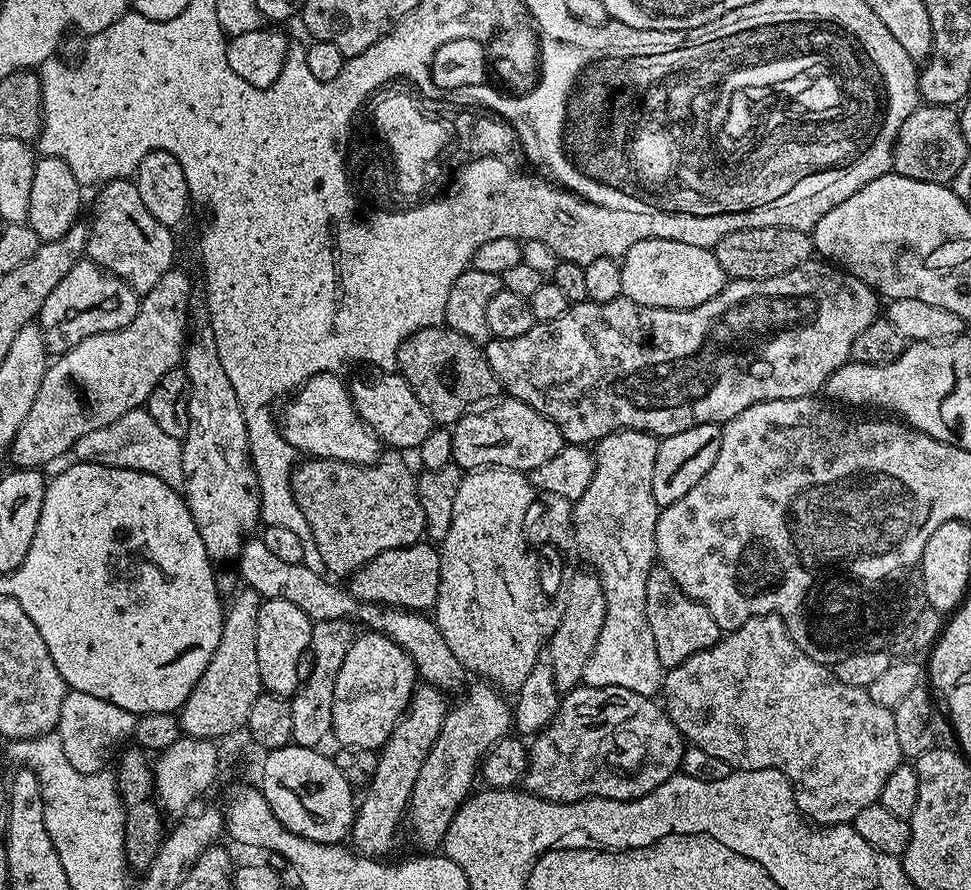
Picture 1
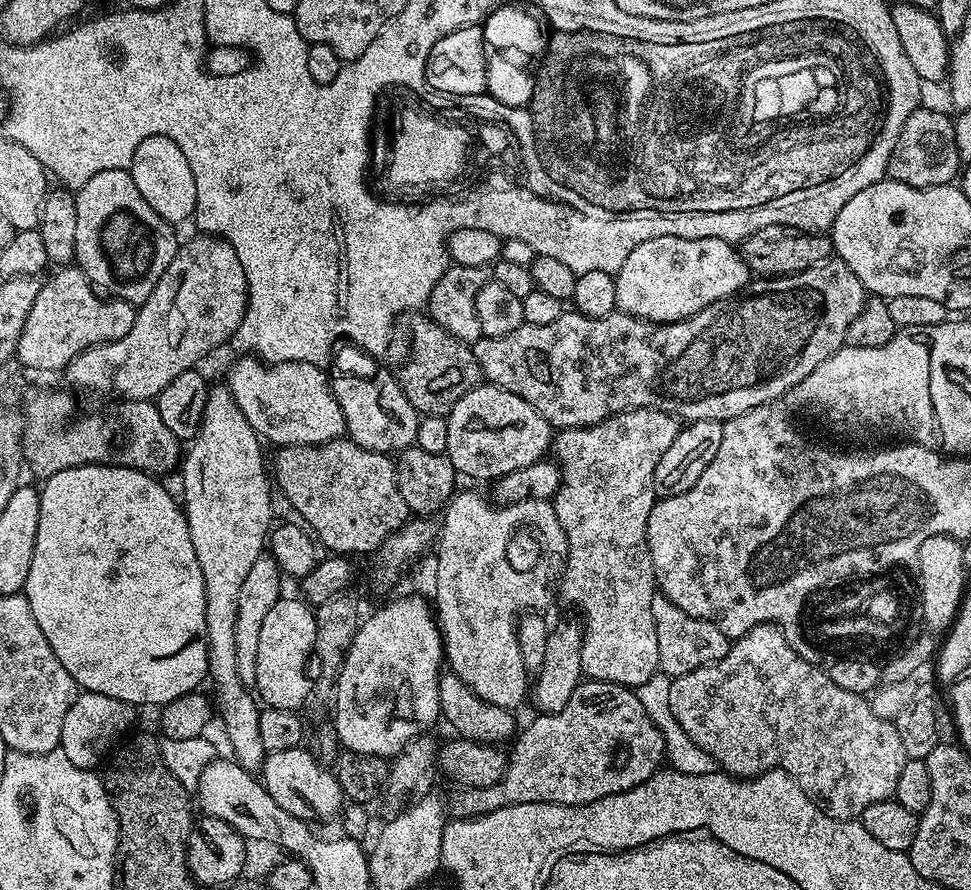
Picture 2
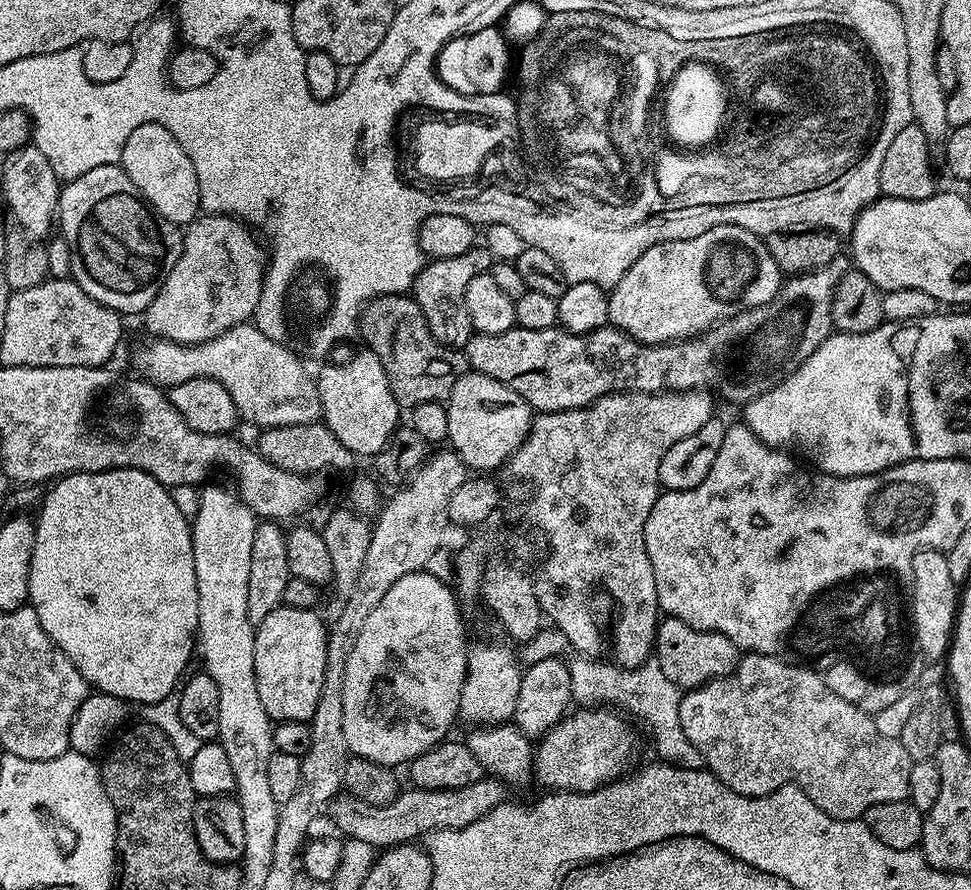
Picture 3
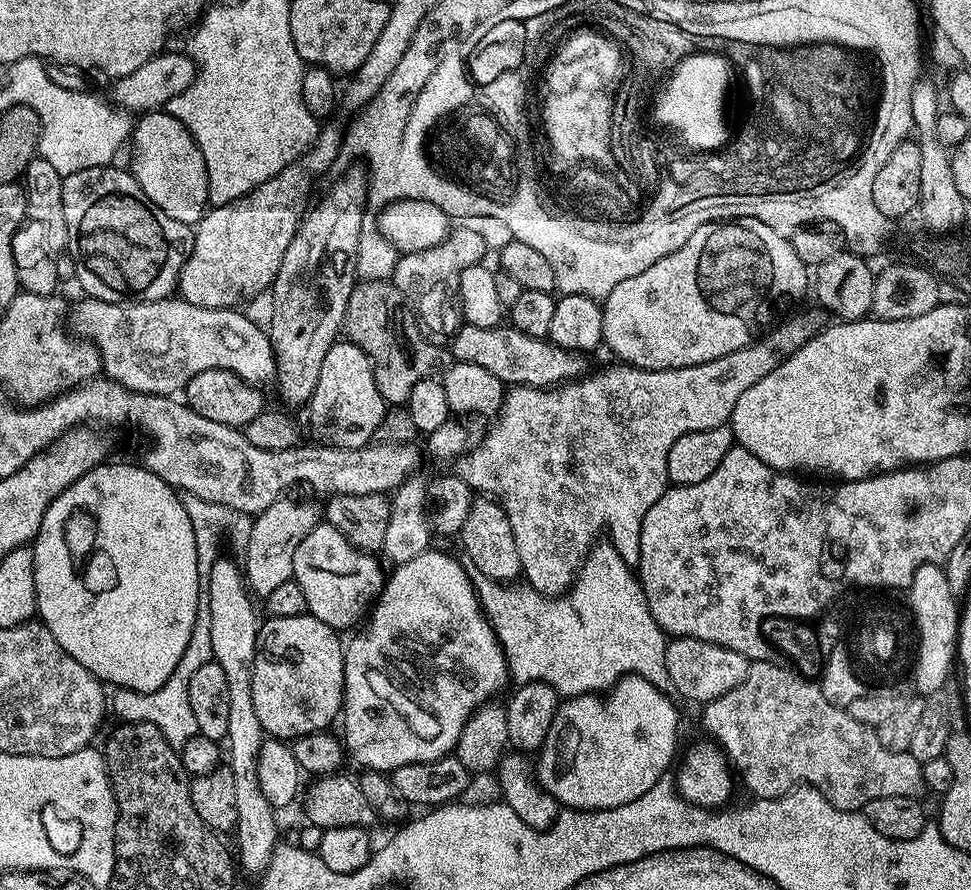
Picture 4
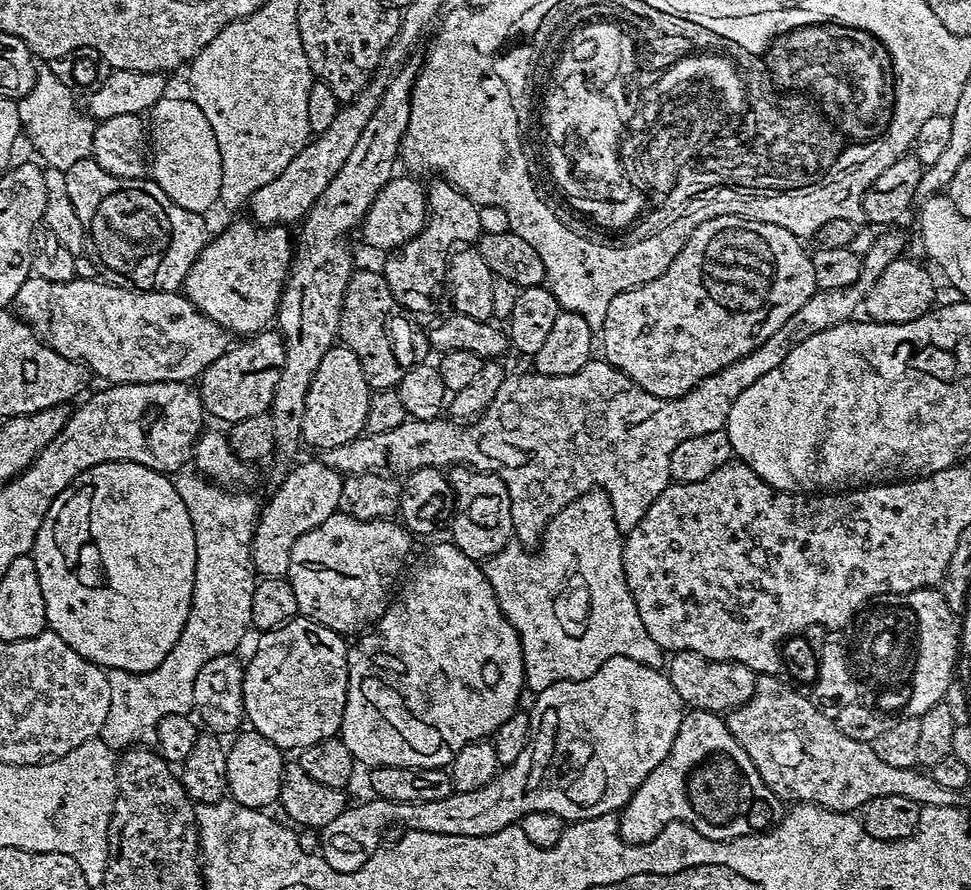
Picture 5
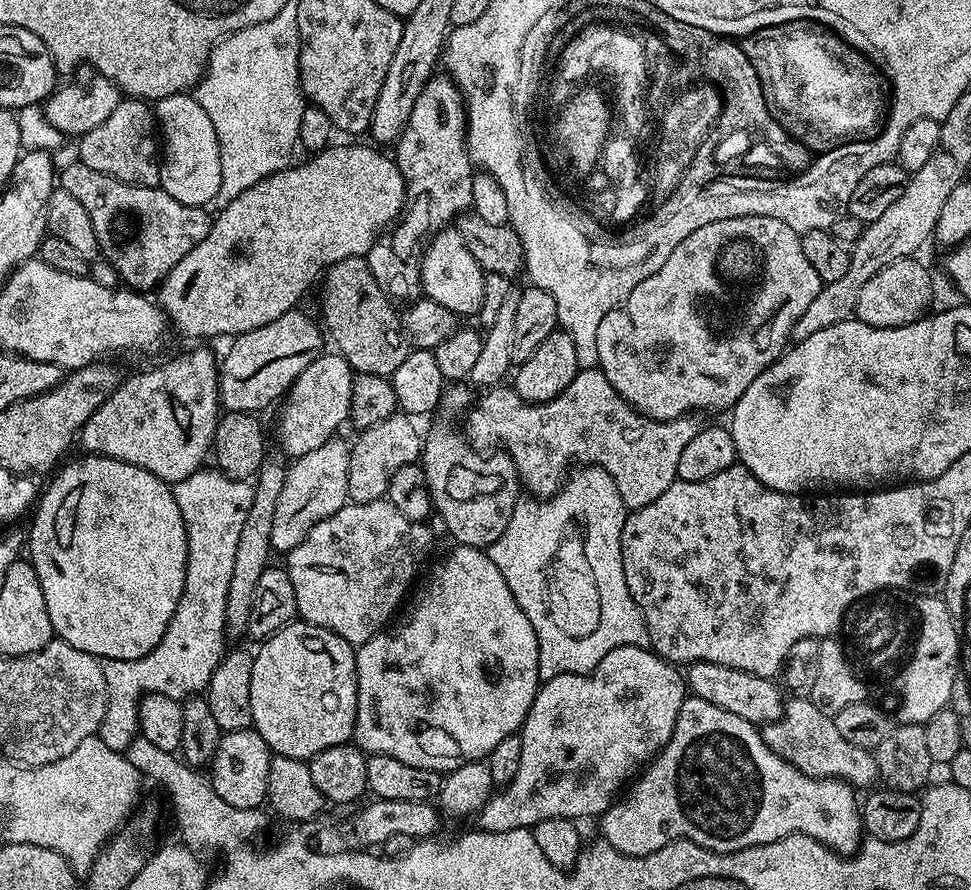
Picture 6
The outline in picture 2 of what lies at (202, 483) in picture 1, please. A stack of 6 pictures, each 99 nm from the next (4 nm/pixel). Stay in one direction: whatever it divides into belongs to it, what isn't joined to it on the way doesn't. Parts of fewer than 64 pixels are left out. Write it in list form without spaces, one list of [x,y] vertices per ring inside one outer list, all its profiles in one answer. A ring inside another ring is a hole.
[[[227,386],[209,387],[208,397],[206,398],[206,406],[202,414],[202,422],[200,428],[196,432],[195,440],[187,445],[186,451],[182,456],[182,475],[186,482],[186,494],[182,501],[184,517],[190,526],[190,542],[194,542],[194,554],[198,554],[198,566],[202,566],[202,582],[206,586],[206,638],[208,639],[208,676],[210,680],[216,683],[216,696],[218,701],[218,716],[224,719],[224,732],[228,735],[228,744],[232,747],[231,755],[237,764],[241,764],[247,772],[256,774],[263,769],[265,750],[262,746],[262,734],[260,733],[260,714],[261,705],[258,703],[257,697],[250,691],[249,685],[240,677],[238,670],[238,654],[234,650],[234,621],[238,618],[238,597],[242,591],[242,585],[246,578],[246,573],[254,567],[254,562],[258,562],[258,558],[265,555],[266,545],[268,543],[268,534],[274,527],[274,519],[272,520],[272,492],[274,496],[274,484],[270,479],[270,468],[264,465],[264,452],[262,449],[262,441],[256,432],[250,426],[250,422],[246,422],[246,414],[242,414],[242,410],[238,410],[238,402],[234,398],[234,394]]]

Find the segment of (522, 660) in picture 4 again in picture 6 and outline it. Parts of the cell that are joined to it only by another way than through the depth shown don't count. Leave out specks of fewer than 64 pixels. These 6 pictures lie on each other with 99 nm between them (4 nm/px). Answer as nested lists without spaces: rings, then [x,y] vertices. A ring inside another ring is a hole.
[[[580,466],[565,479],[553,498],[517,500],[510,514],[510,522],[506,522],[506,530],[502,530],[498,539],[488,545],[486,551],[490,562],[498,566],[502,578],[506,578],[506,586],[510,586],[518,606],[522,606],[526,618],[530,618],[530,626],[534,626],[534,634],[538,638],[538,674],[541,681],[550,680],[556,675],[592,672],[615,647],[649,647],[644,616],[626,586],[626,574],[622,570],[622,526],[625,515],[622,494],[618,494],[614,478],[610,478],[610,474],[599,466]],[[571,520],[584,523],[582,539],[588,547],[588,556],[595,568],[596,582],[602,596],[602,616],[596,624],[596,636],[592,636],[588,644],[574,644],[564,636],[556,616],[548,610],[546,598],[542,596],[544,562],[556,548],[557,537],[569,531],[568,523]]]

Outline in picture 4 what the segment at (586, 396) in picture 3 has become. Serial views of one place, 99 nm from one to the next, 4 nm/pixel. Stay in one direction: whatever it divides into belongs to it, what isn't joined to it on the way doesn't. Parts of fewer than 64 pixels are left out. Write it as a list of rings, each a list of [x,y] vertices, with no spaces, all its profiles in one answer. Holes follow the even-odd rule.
[[[461,323],[459,330],[450,338],[452,344],[452,357],[455,362],[470,362],[470,366],[482,366],[482,370],[490,370],[494,378],[498,378],[505,386],[523,386],[525,388],[554,388],[558,384],[566,384],[569,380],[579,380],[585,375],[585,357],[579,352],[571,352],[559,348],[547,339],[539,340],[530,334],[522,334],[522,330],[511,326],[487,328]]]

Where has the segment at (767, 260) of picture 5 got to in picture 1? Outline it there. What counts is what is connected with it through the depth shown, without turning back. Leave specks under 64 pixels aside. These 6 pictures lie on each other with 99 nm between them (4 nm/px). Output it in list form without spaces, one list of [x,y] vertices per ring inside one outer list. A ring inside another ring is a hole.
[[[646,238],[642,242],[634,242],[630,250],[620,260],[622,270],[622,295],[628,300],[638,302],[642,306],[655,308],[693,308],[702,306],[702,302],[710,302],[724,289],[726,277],[715,251],[702,246],[689,246],[686,242],[670,242],[666,238]]]

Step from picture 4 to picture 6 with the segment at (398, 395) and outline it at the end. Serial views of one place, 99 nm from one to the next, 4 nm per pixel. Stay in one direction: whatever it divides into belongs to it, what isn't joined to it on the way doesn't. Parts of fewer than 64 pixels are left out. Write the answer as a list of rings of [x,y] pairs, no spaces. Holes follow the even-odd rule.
[[[351,256],[342,258],[342,262],[334,262],[323,273],[323,284],[324,293],[320,296],[320,308],[324,311],[322,324],[331,343],[332,340],[336,343],[335,351],[343,356],[353,373],[378,374],[391,378],[394,370],[402,366],[406,341],[400,330],[397,305],[382,290],[382,286],[378,286],[374,274],[370,274],[367,259]]]

